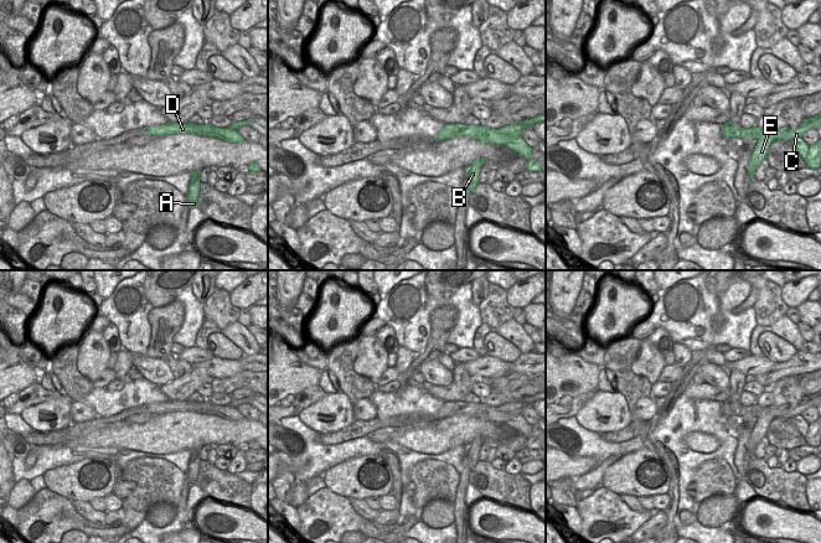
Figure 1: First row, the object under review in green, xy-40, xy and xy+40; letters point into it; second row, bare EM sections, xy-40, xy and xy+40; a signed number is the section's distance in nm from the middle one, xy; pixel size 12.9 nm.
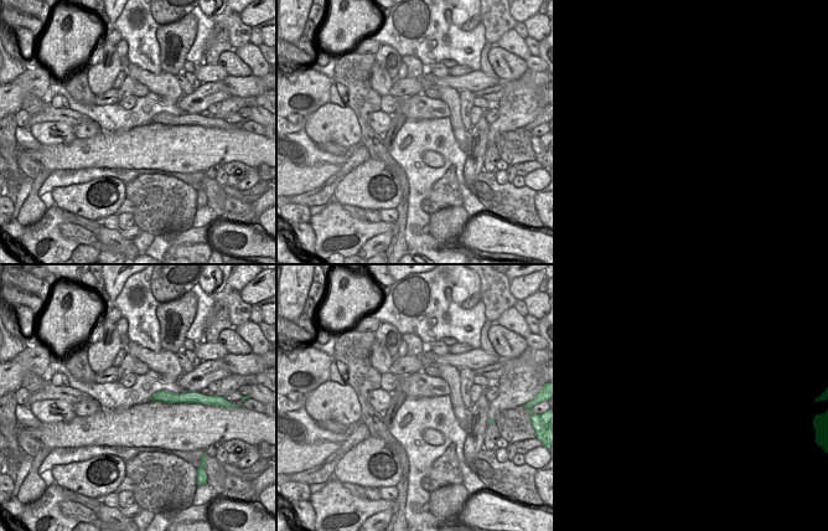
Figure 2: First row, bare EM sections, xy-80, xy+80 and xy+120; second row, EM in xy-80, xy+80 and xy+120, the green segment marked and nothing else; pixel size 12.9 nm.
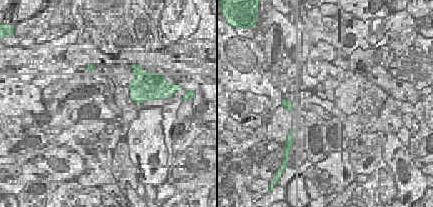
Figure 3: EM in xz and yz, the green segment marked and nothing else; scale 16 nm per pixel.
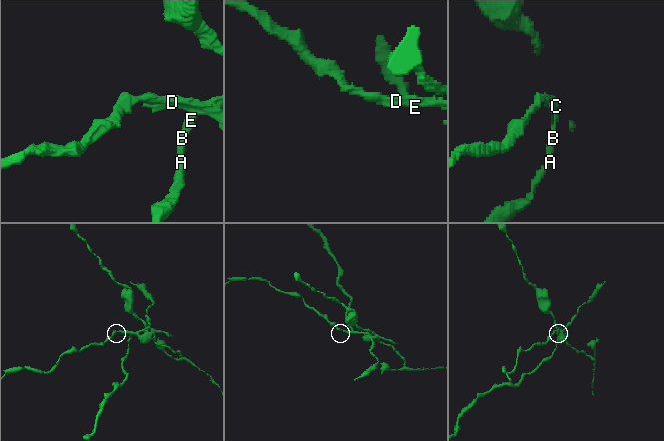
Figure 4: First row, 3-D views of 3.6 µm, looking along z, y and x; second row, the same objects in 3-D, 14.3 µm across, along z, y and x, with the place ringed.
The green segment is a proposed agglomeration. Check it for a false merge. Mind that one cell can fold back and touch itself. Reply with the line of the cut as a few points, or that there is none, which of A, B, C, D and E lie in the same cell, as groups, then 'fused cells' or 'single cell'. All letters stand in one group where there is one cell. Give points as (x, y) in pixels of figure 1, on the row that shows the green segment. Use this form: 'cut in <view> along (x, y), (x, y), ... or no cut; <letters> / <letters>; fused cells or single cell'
cut in xy+40 along (759, 161), (754, 165), (749, 164); A B / C D E; fused cells

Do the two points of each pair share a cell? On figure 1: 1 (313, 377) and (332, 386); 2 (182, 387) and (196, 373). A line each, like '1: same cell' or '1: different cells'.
1: different cells
2: same cell

